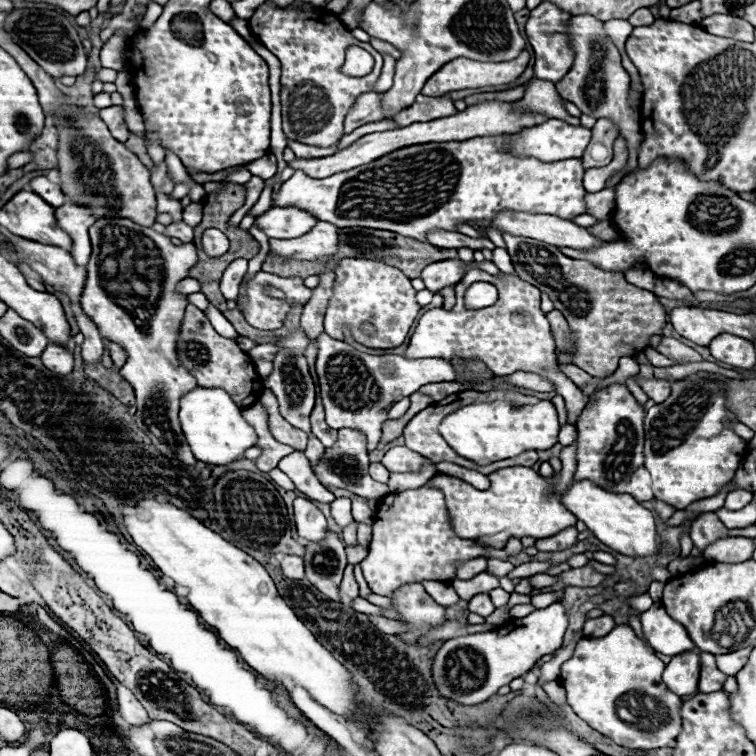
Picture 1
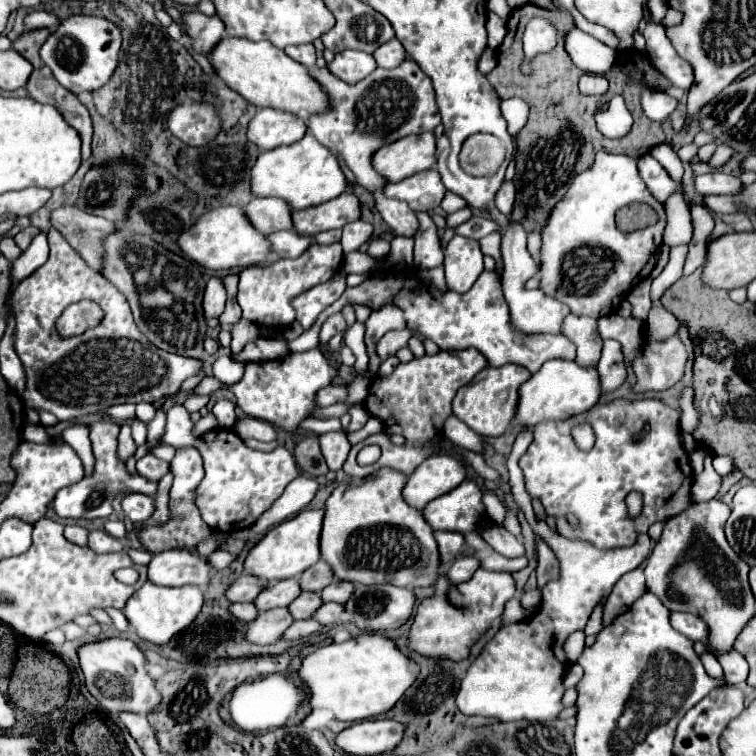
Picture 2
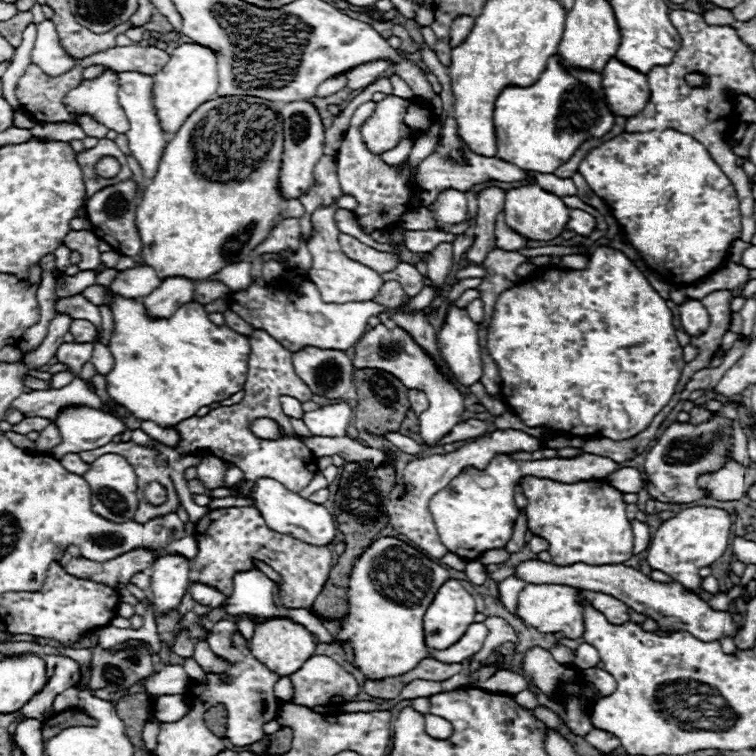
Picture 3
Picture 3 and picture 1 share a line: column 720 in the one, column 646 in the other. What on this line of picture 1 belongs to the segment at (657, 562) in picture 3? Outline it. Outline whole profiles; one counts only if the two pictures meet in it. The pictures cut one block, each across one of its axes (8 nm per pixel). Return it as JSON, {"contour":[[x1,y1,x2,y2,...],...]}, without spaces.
{"contour":[[592,480,572,482,564,494,560,494,560,502,578,518,582,520,592,534,610,546,612,550,626,554,626,556,652,556,658,552,660,542,656,534,654,516,650,510,640,506,630,494,614,494,606,492,604,488,592,484]]}

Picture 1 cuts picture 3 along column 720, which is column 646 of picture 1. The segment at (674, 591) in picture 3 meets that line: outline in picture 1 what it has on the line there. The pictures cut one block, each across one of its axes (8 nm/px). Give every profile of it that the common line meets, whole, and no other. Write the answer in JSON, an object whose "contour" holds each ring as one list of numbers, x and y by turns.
{"contour":[[658,602,650,610,642,612,640,620,644,636,656,652,666,656,676,656,682,654,684,650,692,650,694,642,690,640,684,626,672,620]]}

